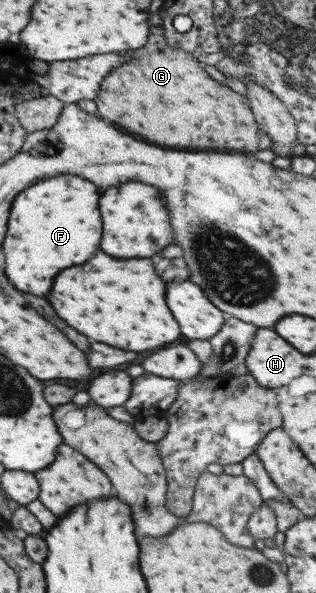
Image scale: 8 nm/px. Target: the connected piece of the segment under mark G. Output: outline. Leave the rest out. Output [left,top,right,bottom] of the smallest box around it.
[96,26,273,154]

